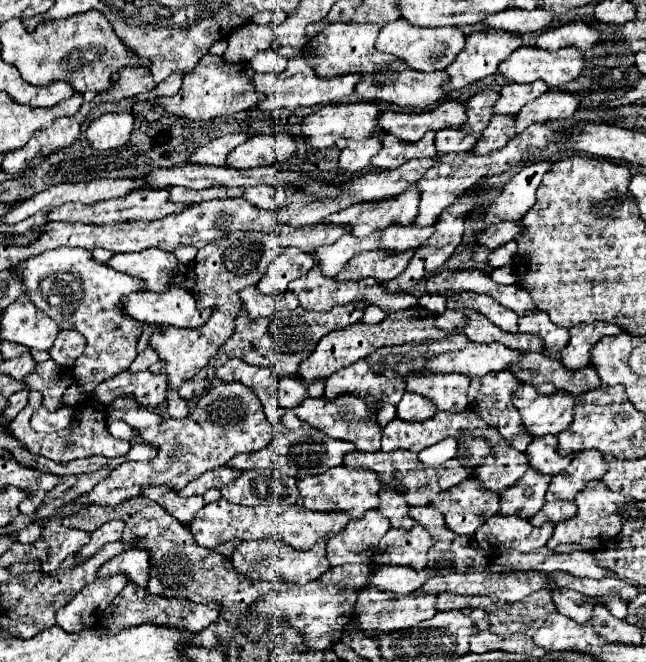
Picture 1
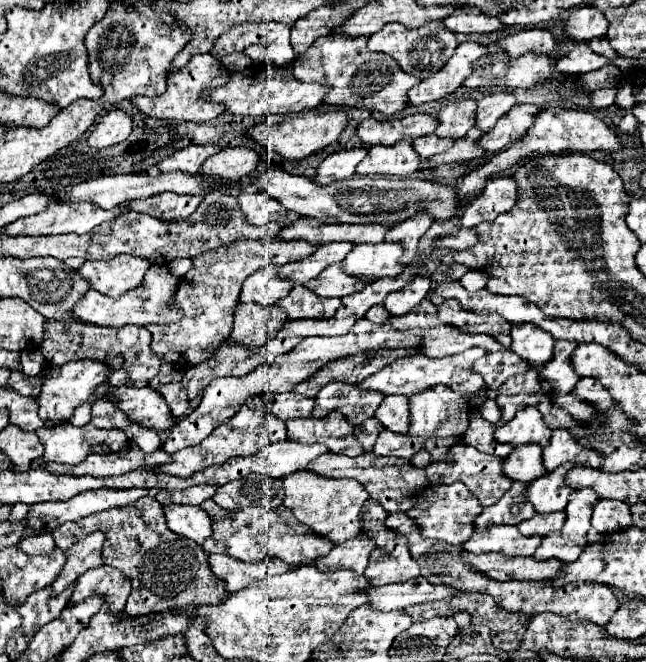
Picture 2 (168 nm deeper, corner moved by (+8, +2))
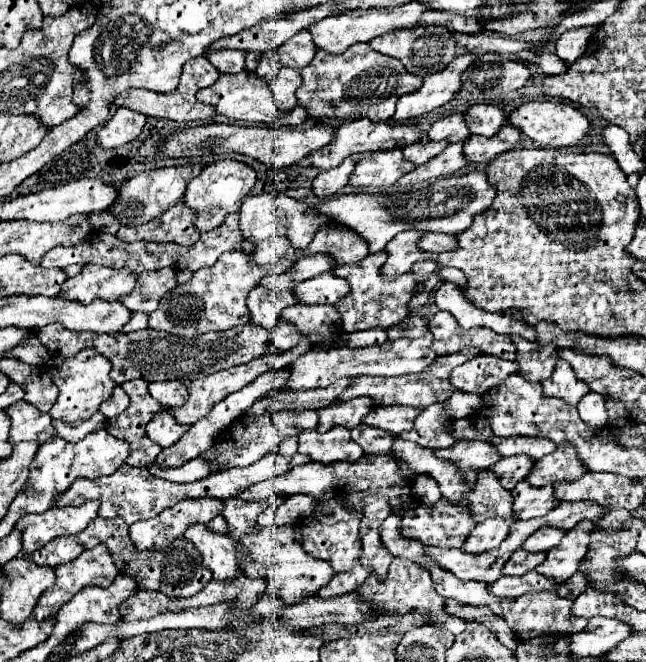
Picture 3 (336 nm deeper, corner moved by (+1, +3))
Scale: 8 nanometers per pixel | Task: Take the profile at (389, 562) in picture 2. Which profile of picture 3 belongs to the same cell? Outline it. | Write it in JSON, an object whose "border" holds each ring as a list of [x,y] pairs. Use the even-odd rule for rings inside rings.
{"border":[[[396,557],[382,583],[376,579],[376,575],[370,575],[360,585],[360,589],[356,593],[360,593],[360,597],[364,597],[364,601],[372,601],[372,609],[376,609],[376,613],[380,613],[380,615],[404,615],[404,613],[410,613],[410,611],[418,611],[424,617],[428,617],[428,621],[426,621],[428,625],[440,625],[442,629],[448,629],[454,635],[460,635],[466,629],[464,619],[458,619],[458,617],[448,615],[444,611],[444,605],[446,605],[444,597],[440,597],[436,593],[428,569],[416,565],[408,559],[398,559]]]}

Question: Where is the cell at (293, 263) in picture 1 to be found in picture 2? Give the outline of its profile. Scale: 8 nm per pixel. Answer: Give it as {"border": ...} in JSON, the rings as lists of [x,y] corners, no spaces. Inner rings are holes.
{"border":[[[263,266],[247,278],[241,290],[241,302],[259,302],[261,306],[273,306],[279,298],[287,296],[293,288],[289,278],[279,276],[279,266]]]}

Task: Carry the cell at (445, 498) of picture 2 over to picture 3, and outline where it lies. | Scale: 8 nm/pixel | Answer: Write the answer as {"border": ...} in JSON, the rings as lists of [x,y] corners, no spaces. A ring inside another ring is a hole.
{"border":[[[440,499],[436,505],[420,505],[418,509],[412,509],[402,515],[402,525],[400,533],[406,539],[422,541],[424,545],[434,545],[434,547],[462,547],[468,533],[476,527],[472,521],[472,515],[468,511],[468,505],[452,505],[446,499]]]}

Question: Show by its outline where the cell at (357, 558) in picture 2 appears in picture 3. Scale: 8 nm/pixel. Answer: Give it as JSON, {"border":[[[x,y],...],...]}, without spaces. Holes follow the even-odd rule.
{"border":[[[358,561],[354,565],[354,569],[350,569],[348,573],[338,573],[330,579],[330,583],[326,587],[320,589],[320,597],[328,599],[328,597],[338,597],[344,593],[352,593],[360,587],[360,583],[366,581],[366,577],[370,575],[370,569],[364,569]]]}

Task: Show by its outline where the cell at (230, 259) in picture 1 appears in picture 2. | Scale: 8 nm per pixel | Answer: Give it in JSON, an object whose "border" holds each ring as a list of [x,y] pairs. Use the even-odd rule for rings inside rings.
{"border":[[[241,240],[233,246],[219,246],[209,254],[193,258],[191,270],[179,280],[179,290],[173,298],[183,308],[185,316],[177,324],[147,326],[151,332],[151,350],[161,356],[165,364],[195,366],[211,358],[213,350],[231,334],[233,308],[239,302],[239,292],[247,276],[267,264],[287,264],[313,254],[319,246],[311,242],[265,242],[265,240]]]}

